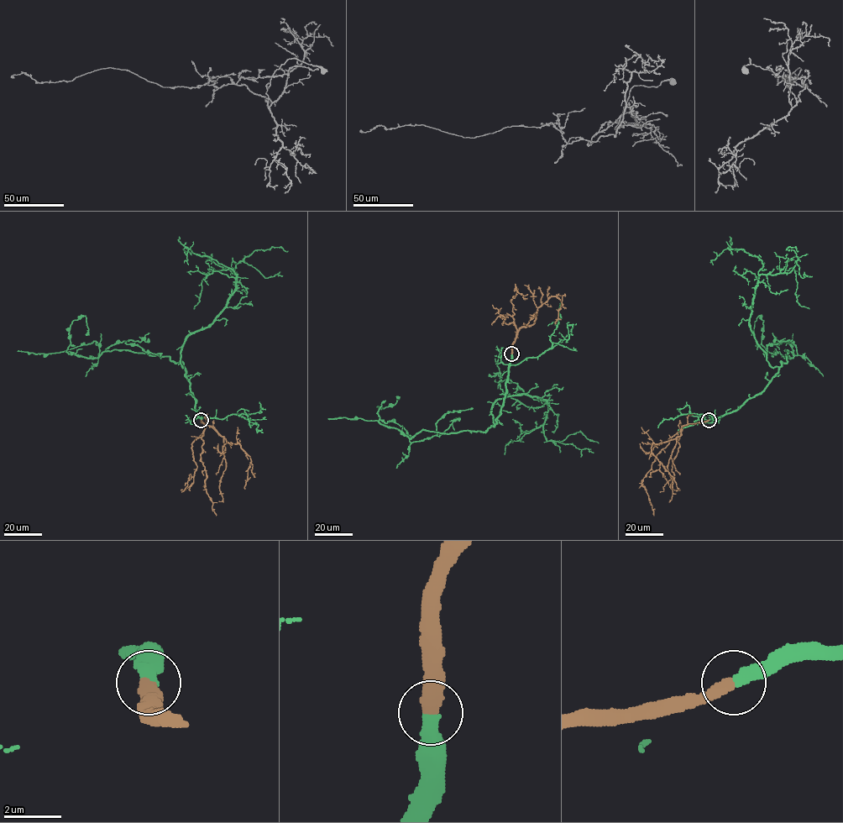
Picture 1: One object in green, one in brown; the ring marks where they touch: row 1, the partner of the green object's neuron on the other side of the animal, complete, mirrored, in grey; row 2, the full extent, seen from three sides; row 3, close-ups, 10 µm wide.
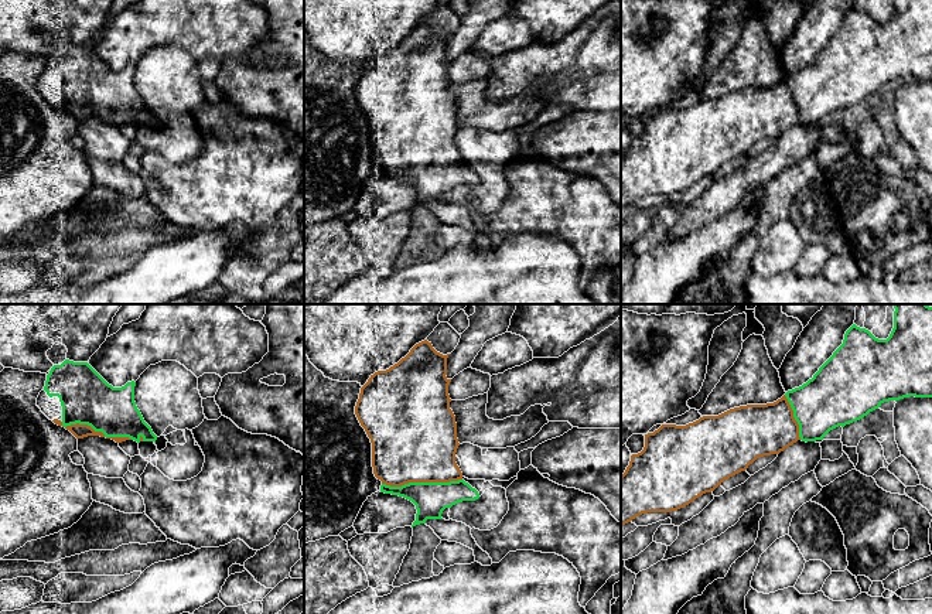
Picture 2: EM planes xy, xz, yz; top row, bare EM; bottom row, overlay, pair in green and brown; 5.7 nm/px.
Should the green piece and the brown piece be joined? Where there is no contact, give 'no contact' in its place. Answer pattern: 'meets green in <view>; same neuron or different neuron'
meets green in xz; same neuron

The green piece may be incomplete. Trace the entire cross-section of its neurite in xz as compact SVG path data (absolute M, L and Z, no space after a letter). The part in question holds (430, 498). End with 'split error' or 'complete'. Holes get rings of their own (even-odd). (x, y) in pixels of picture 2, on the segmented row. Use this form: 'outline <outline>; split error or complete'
outline M427 340L386 371L378 371L361 388L355 415L372 443L373 474L382 481L380 492L403 497L416 505L412 528L427 519L443 519L445 508L475 501L479 494L462 480L455 463L460 446L457 423L450 409L447 358Z; split error

